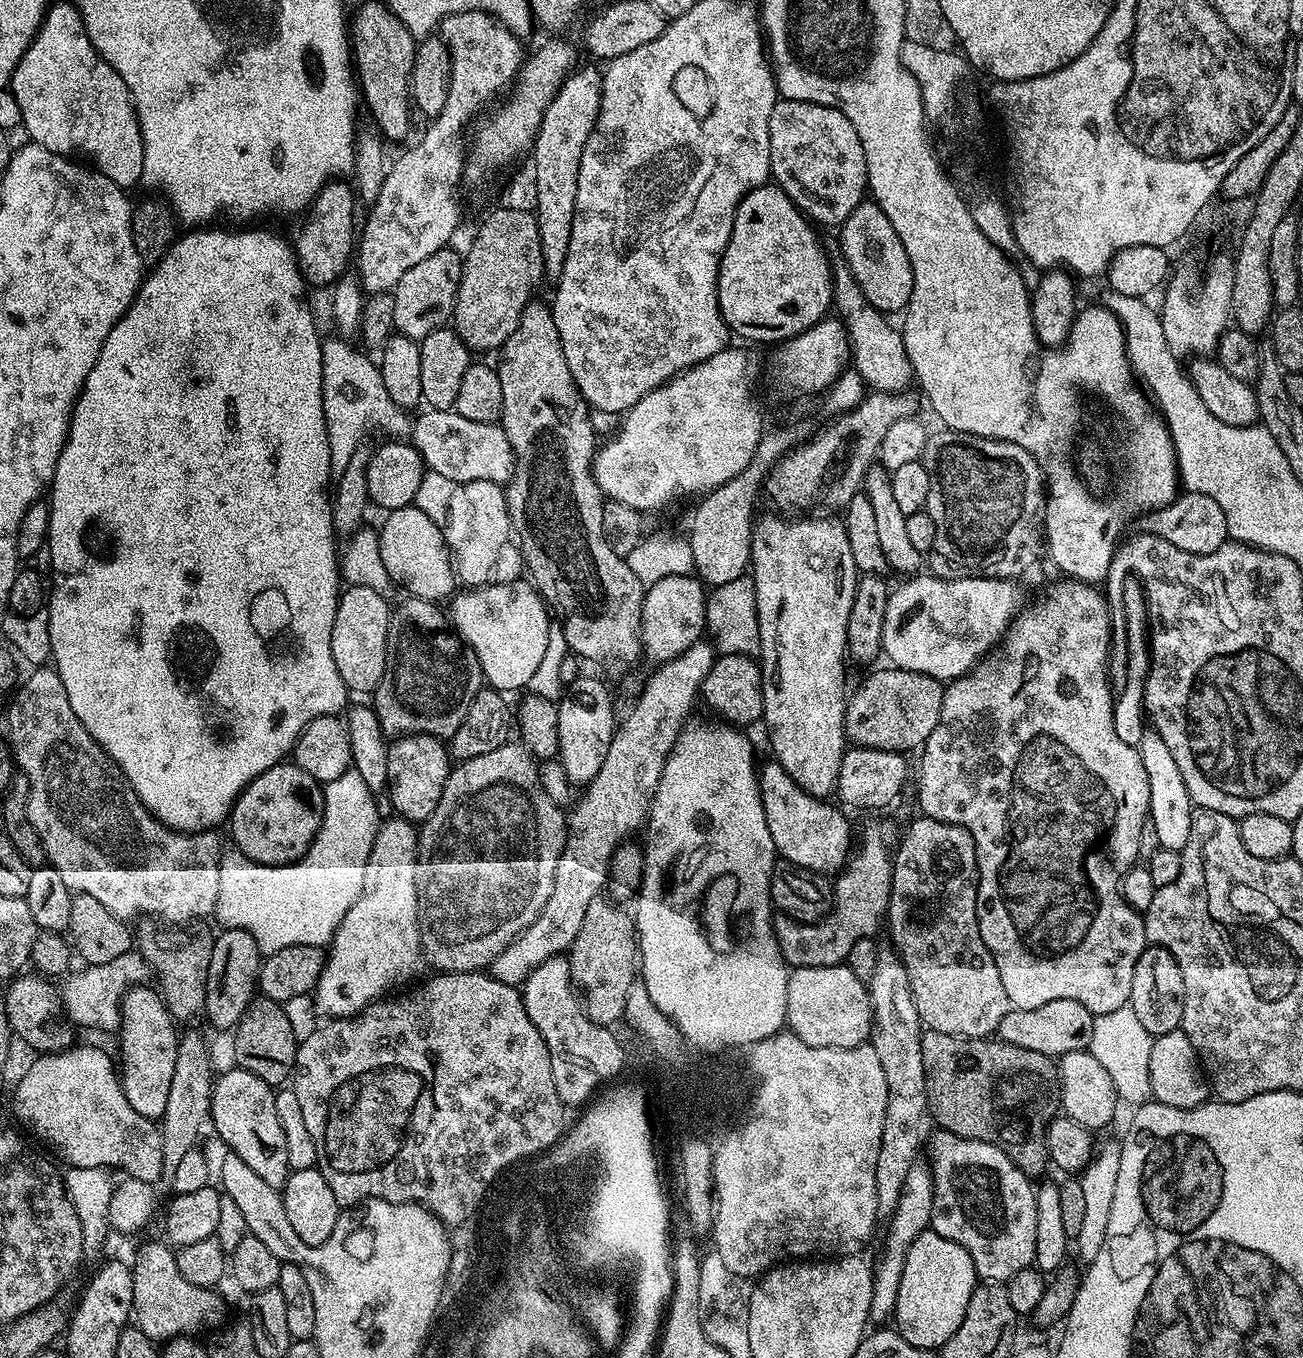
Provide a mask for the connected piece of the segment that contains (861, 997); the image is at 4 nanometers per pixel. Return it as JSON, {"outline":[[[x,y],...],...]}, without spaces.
{"outline":[[[847,963],[834,966],[806,966],[792,968],[788,973],[786,986],[786,1021],[787,1031],[790,1031],[811,1048],[856,1048],[869,1039],[872,1028],[871,998],[865,981],[855,976],[848,969]]]}

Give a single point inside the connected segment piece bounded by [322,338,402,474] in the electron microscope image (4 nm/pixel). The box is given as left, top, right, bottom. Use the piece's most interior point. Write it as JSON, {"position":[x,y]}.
{"position":[353,394]}

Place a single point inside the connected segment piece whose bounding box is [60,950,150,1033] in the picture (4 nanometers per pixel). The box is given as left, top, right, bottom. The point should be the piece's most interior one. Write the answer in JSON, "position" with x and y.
{"position":[91,997]}

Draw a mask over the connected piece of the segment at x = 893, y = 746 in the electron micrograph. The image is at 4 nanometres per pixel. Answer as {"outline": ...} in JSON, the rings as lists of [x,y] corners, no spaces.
{"outline":[[[884,666],[881,672],[876,672],[864,685],[861,686],[860,692],[856,692],[847,697],[846,707],[844,709],[844,735],[853,745],[862,748],[877,748],[878,750],[890,750],[891,752],[911,753],[911,748],[915,750],[923,749],[924,743],[930,738],[930,734],[934,734],[934,728],[938,726],[940,715],[942,714],[942,698],[944,697],[945,685],[941,681],[930,678],[926,674],[918,674],[910,670],[902,670],[895,666]]]}

